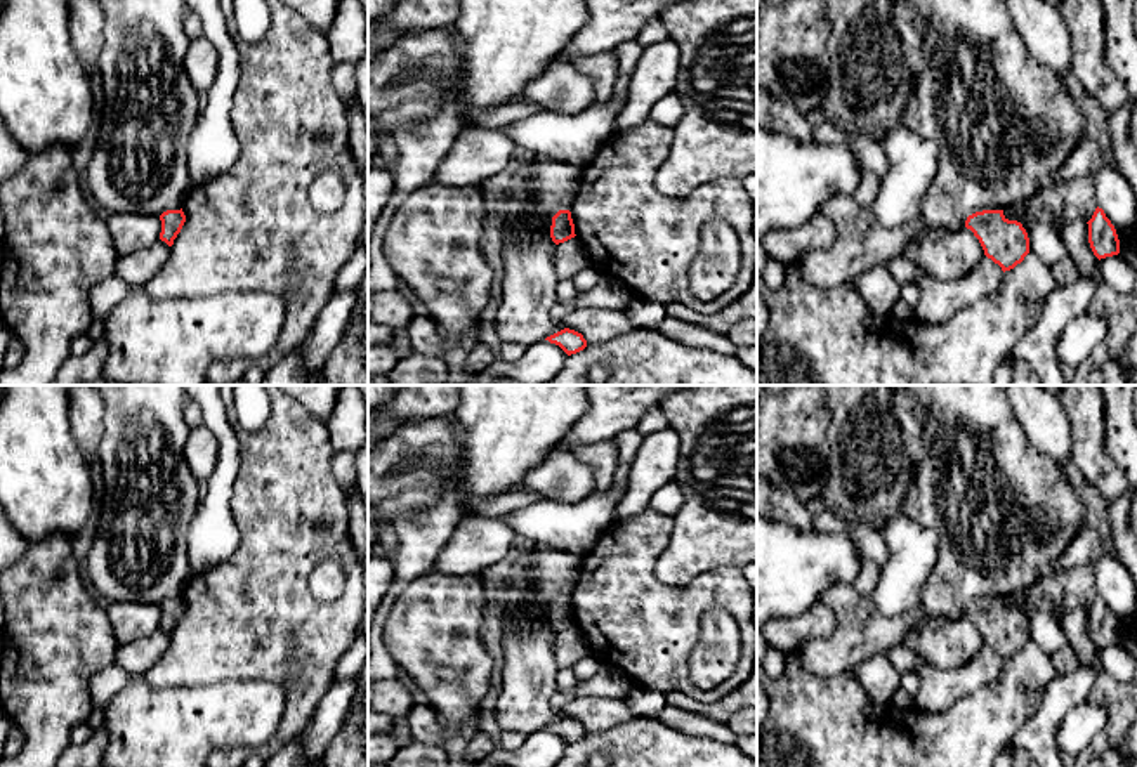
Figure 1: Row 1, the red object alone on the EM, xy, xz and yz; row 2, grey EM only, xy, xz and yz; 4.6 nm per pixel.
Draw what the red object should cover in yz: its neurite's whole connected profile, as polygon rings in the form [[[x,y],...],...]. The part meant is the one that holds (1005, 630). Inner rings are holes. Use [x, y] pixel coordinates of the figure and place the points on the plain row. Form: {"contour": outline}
{"contour": [[[983,599],[967,606],[965,616],[979,628],[984,644],[1010,659],[1029,642],[1029,626],[1017,609],[1009,609],[1003,599]]]}

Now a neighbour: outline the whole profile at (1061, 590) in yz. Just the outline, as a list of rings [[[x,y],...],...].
[[[1090,564],[1054,571],[1029,588],[1029,604],[1050,614],[1068,611],[1075,604],[1088,611],[1095,597],[1095,573]]]

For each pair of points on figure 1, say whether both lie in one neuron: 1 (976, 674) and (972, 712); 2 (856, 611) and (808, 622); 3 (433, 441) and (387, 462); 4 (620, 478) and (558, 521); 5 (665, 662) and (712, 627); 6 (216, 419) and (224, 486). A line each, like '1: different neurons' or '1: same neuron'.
1: different neurons
2: different neurons
3: same neuron
4: same neuron
5: different neurons
6: same neuron

